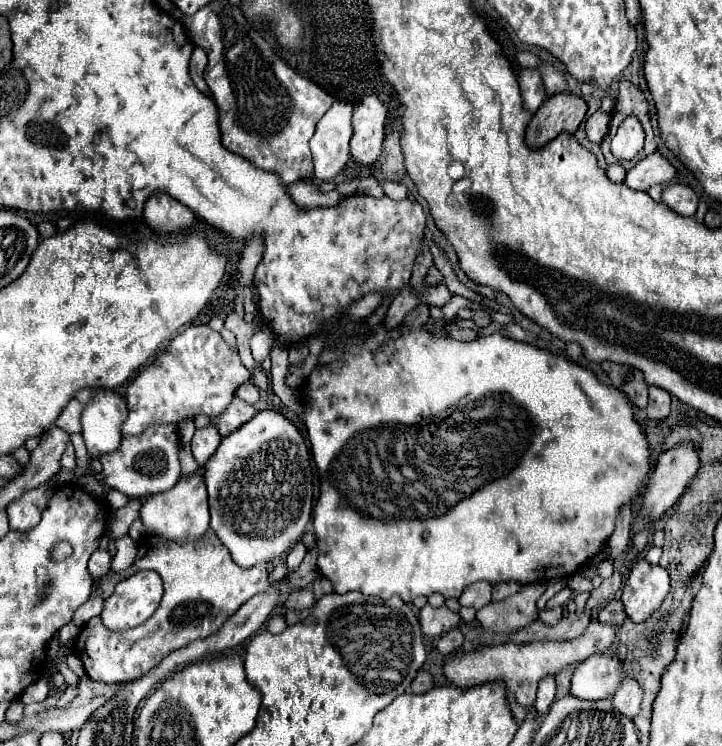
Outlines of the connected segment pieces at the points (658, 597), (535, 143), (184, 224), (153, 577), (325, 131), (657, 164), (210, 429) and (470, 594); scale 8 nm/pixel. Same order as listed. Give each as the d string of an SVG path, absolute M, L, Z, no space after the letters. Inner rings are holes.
M640 560L630 570L630 576L622 588L622 604L632 622L644 622L652 612L660 608L670 588L668 572L660 566L652 566Z
M570 92L550 96L534 114L526 130L526 144L532 148L540 148L544 146L544 142L556 138L566 130L576 132L576 128L586 116L586 110L588 106L582 96Z
M156 192L144 206L144 220L152 230L158 232L182 232L194 226L196 216L172 196Z
M142 570L119 582L104 606L108 630L128 630L144 624L162 598L162 578L154 570Z
M340 100L328 108L316 126L310 140L314 158L314 176L318 180L334 178L350 158L350 136L352 136L352 106Z
M654 152L646 158L642 158L628 174L626 174L626 184L634 190L648 190L654 184L670 184L670 180L674 178L676 170L674 166L668 162L668 158L664 158L660 152Z
M210 424L206 428L200 428L194 432L194 438L192 438L192 454L196 458L196 462L200 466L204 466L208 462L208 458L216 452L216 448L220 446L220 440L222 436L218 434L216 426Z
M474 582L474 584L466 586L466 590L458 598L458 602L460 602L460 606L472 606L472 608L480 610L486 604L490 604L490 598L492 598L492 586L488 582Z

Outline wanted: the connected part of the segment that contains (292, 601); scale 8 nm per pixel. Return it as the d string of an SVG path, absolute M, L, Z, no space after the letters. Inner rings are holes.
M310 588L304 590L294 590L286 600L284 600L284 610L304 610L314 606L314 594Z

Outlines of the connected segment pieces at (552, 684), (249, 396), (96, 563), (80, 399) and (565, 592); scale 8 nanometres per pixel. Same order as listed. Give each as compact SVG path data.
M550 674L550 676L546 676L546 678L540 682L540 686L538 686L536 710L538 710L540 714L546 714L548 708L550 708L550 704L554 702L554 696L556 696L556 680L554 680L554 676Z
M246 382L246 384L242 384L240 388L238 388L238 392L236 392L242 400L246 400L246 402L252 402L252 404L256 404L258 402L258 398L260 398L260 392L258 392L258 388L254 386L254 384L250 384L250 382Z
M96 550L88 562L88 570L90 570L92 578L98 580L100 576L104 576L110 570L110 562L112 562L112 556L108 550Z
M90 388L86 390L80 390L70 402L68 406L62 410L62 414L56 418L56 426L60 426L62 430L66 430L68 434L74 434L74 432L80 432L80 414L82 410L88 406L88 402L92 400L94 392Z
M565 587L560 590L551 600L547 602L546 608L552 609L555 607L563 607L569 598L571 597L572 590L569 587Z

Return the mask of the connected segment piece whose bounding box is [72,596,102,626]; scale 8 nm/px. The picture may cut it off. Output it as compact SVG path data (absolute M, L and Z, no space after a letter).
M96 596L96 598L90 598L90 600L86 602L86 606L82 606L82 608L74 614L72 622L74 622L76 626L84 626L90 618L98 616L98 614L100 614L100 610L102 610L102 600L100 600L98 596Z

